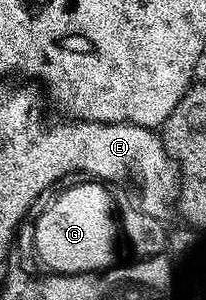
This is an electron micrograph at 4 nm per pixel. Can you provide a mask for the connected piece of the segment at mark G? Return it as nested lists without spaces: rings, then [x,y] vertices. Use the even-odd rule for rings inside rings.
[[[80,180],[80,183],[74,184],[62,191],[42,212],[33,223],[32,237],[33,237],[33,253],[37,254],[39,260],[47,267],[46,270],[57,274],[82,274],[102,272],[115,263],[116,256],[116,234],[118,238],[118,222],[116,219],[116,211],[112,204],[112,196],[108,192],[109,187],[98,180]]]

